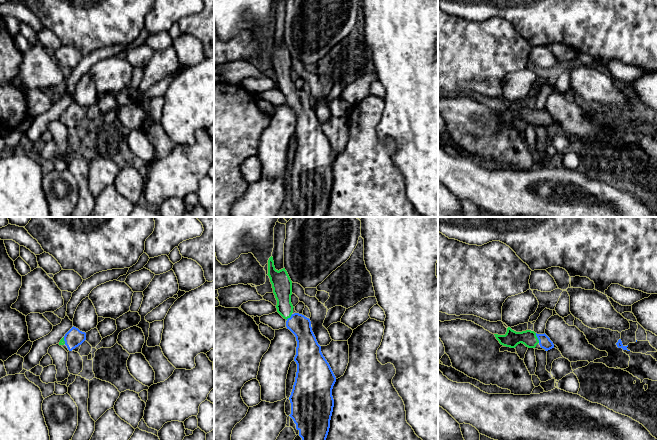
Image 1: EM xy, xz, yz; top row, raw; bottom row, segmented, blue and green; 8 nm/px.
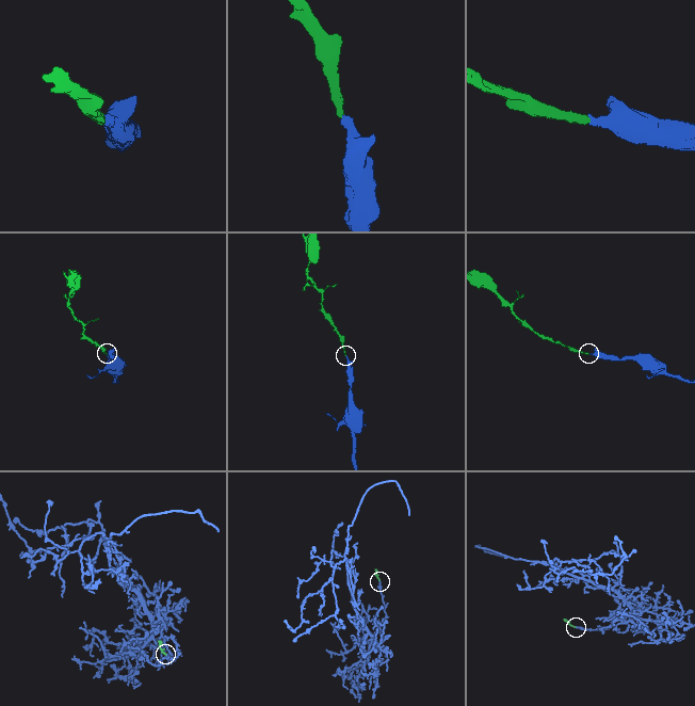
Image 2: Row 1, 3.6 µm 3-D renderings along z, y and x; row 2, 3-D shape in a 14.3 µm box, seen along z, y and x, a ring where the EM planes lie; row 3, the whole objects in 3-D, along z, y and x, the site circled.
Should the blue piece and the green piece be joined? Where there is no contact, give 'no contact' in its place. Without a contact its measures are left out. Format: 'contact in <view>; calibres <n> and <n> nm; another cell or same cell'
contact in yz; calibres 100 and 130 nm; same cell

